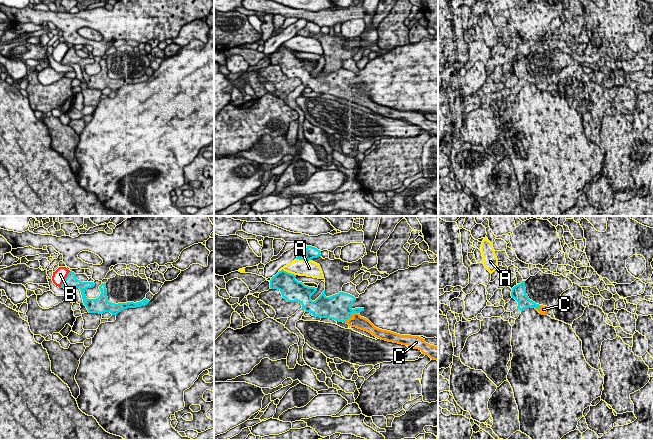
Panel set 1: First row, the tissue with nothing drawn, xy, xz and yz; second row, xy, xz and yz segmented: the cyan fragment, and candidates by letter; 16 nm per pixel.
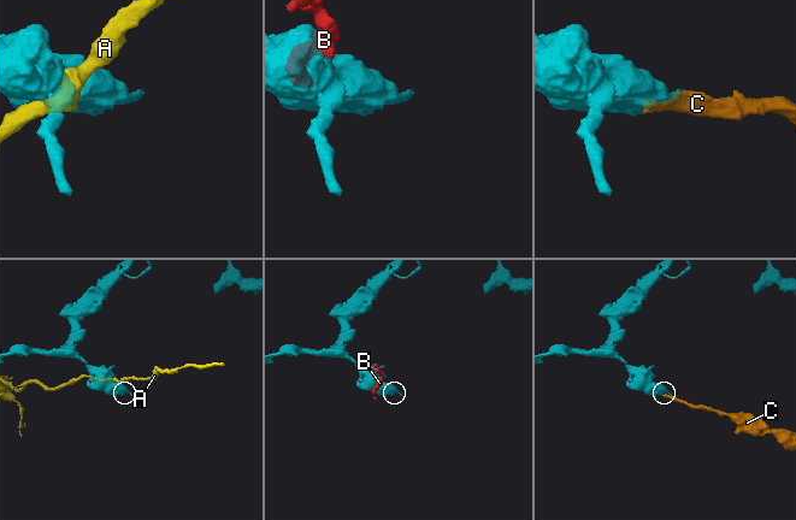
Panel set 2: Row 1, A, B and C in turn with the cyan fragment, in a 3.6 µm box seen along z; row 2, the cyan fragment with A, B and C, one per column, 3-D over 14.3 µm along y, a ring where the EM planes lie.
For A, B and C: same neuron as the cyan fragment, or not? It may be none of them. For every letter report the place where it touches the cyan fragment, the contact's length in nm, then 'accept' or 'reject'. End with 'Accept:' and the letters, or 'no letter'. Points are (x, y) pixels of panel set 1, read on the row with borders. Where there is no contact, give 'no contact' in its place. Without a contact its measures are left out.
A: xz (287, 272) | 280 nm | reject
B: xy (65, 279) | 320 nm | reject
C: xz (351, 316) | 280 nm | accept
Accept: C

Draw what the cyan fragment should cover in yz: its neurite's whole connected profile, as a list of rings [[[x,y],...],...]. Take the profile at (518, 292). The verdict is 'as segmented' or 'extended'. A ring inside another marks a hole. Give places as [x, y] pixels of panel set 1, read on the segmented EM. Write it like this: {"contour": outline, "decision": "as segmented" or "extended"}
{"contour": [[[522,281],[520,284],[514,286],[511,291],[511,296],[518,302],[517,309],[521,312],[526,308],[531,307],[535,308],[540,314],[546,315],[549,307],[536,304],[532,300],[529,299],[526,294],[525,281]]], "decision": "extended"}

